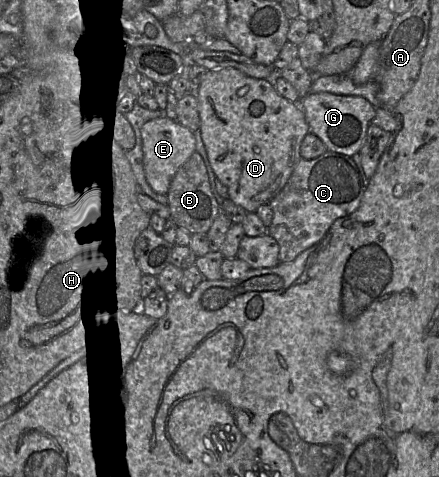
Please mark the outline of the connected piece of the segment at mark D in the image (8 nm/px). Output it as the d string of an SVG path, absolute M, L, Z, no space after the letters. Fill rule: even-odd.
M234 69L206 71L194 97L198 117L197 133L216 178L228 189L228 199L249 213L255 212L261 205L270 205L302 158L300 147L310 128L301 106L280 97L271 79L248 78Z

